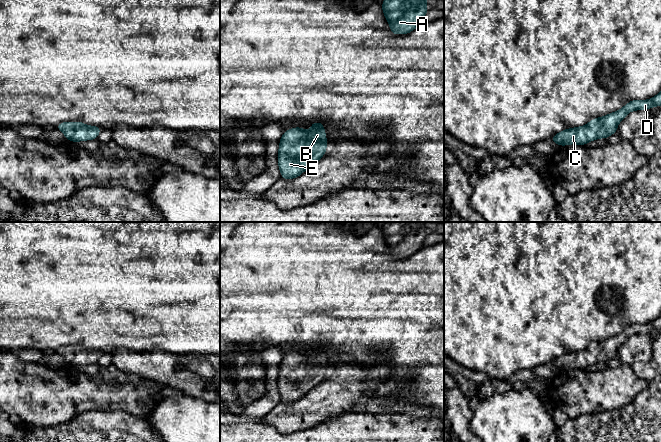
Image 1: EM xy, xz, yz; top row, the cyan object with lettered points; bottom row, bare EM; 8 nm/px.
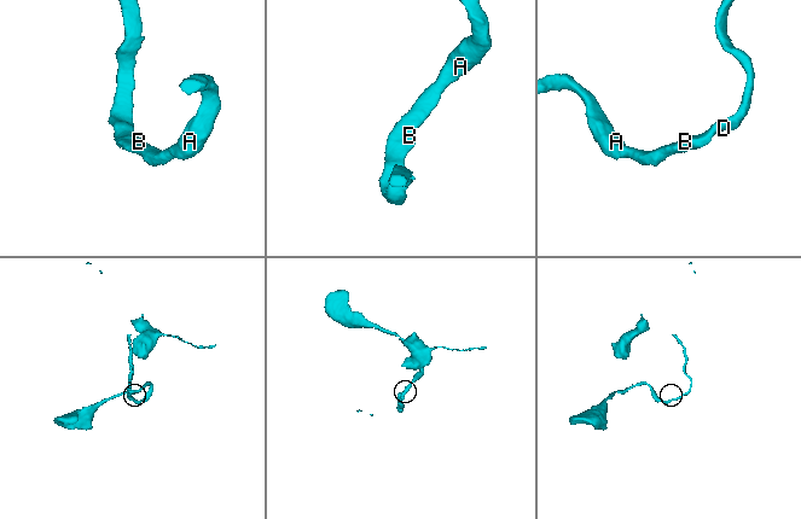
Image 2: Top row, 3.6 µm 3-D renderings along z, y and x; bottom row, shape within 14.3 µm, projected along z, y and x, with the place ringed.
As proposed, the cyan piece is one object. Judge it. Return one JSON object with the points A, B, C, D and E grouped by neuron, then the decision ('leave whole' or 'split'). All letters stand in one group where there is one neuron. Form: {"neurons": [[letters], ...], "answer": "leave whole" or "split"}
{"neurons": [["A", "B", "C", "D", "E"]], "answer": "leave whole"}

